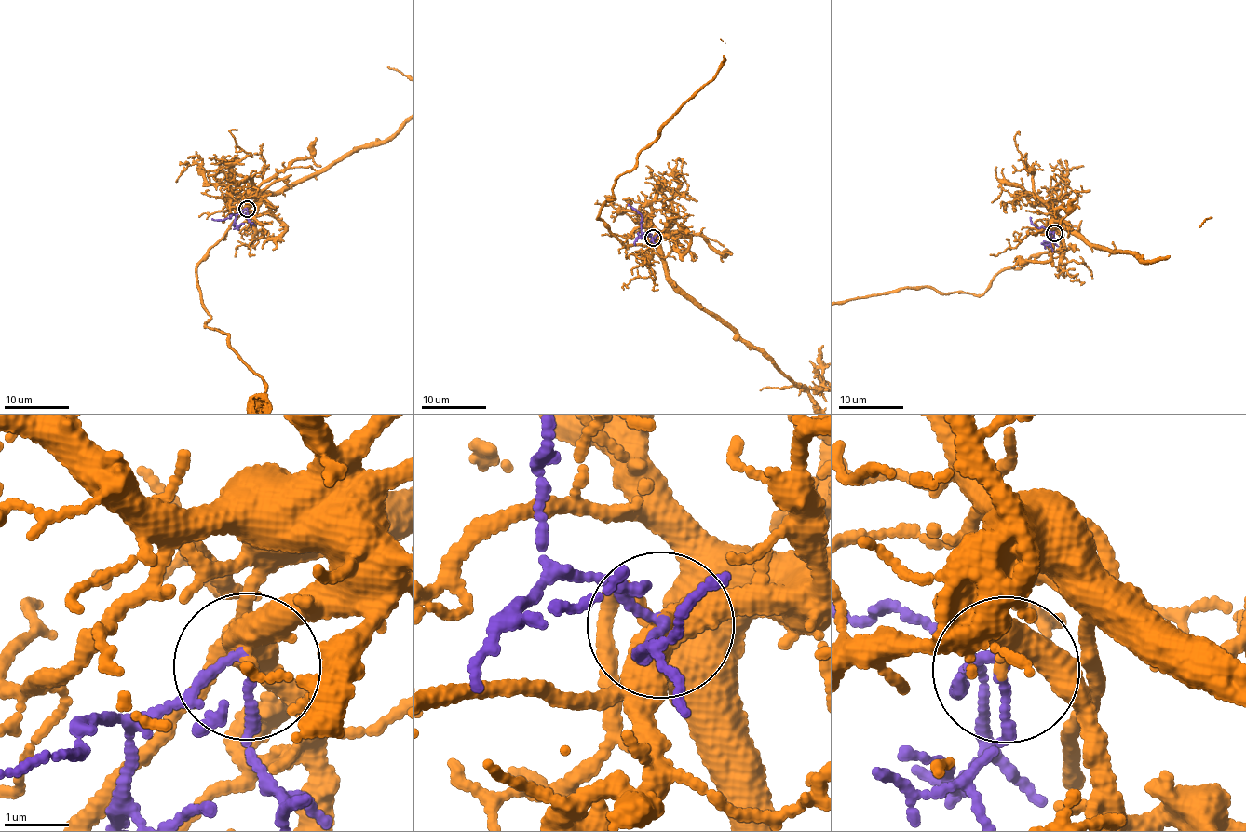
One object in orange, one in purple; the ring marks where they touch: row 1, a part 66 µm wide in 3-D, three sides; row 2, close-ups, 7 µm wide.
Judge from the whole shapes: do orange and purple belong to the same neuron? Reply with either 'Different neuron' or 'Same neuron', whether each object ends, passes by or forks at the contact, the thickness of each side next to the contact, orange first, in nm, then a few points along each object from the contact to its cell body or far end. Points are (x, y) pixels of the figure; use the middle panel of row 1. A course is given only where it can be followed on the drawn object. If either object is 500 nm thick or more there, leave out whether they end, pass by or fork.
Same neuron. At the ring orange passes by. At the ring purple passes by. Thickness 320 nm (orange) against 110 nm. Course of purple: (653, 238), (642, 232), (642, 216), (628, 205)

